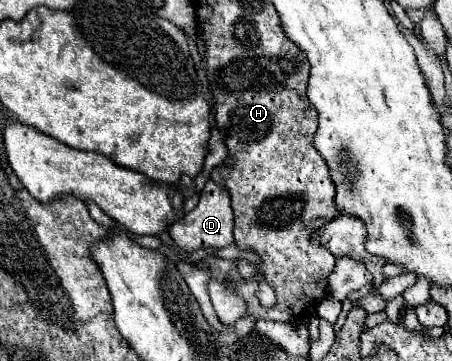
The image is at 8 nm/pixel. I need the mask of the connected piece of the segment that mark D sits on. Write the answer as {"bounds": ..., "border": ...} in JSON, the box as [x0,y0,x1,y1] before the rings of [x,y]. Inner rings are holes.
{"bounds":[168,179,234,253],"border":[[[210,179],[200,193],[200,201],[198,201],[196,209],[190,211],[180,221],[174,221],[168,229],[168,235],[180,251],[192,253],[202,247],[218,247],[220,249],[220,247],[230,245],[234,241],[232,227],[234,227],[234,215],[232,215],[232,207],[230,207],[230,195],[222,185],[216,185]]]}

